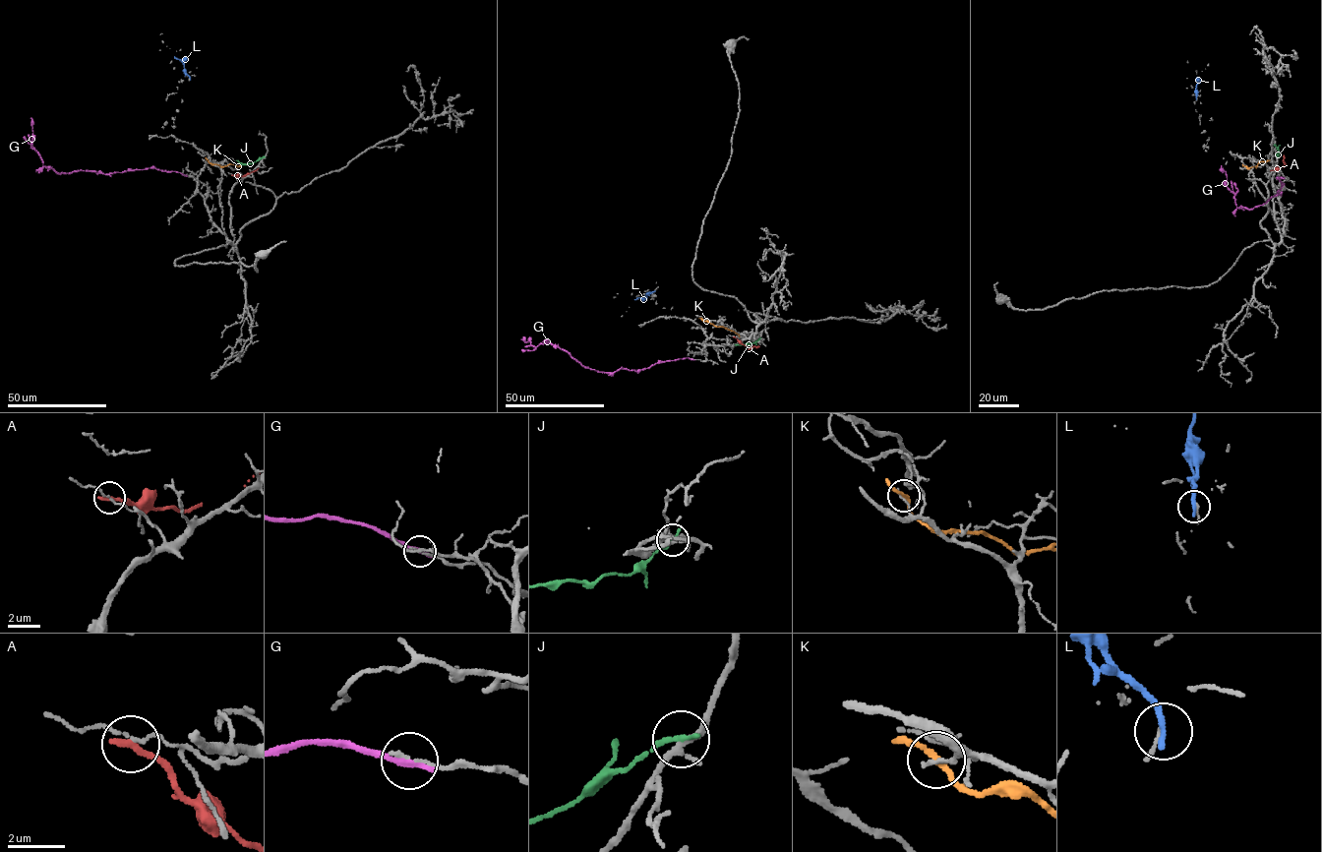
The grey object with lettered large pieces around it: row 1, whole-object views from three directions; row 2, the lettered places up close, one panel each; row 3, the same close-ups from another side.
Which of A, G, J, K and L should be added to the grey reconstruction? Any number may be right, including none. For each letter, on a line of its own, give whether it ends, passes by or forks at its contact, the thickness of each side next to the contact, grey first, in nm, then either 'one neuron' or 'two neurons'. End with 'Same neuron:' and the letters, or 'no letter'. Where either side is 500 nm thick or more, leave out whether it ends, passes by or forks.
A: it ends | 110/280 nm | two neurons
G: it ends | 150/260 nm | two neurons
J: it ends | 220/200 nm | two neurons
K: it passes by | 130/180 nm | two neurons
L: it ends | 120/260 nm | two neurons
Same neuron: no letter

